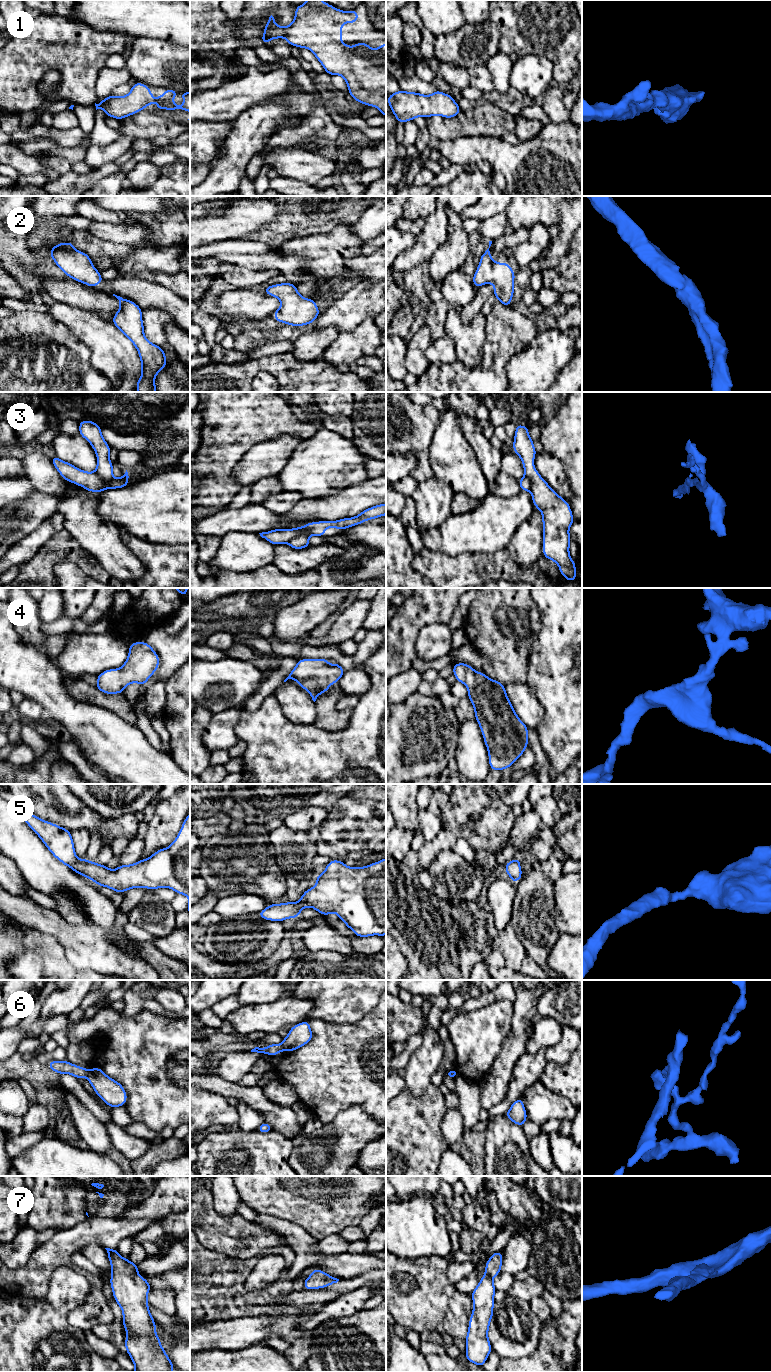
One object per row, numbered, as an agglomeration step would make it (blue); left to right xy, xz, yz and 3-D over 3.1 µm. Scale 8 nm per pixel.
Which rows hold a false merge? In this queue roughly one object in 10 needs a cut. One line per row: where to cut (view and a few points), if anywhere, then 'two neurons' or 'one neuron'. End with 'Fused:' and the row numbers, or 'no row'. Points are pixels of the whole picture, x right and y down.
1: cut none; one neuron
2: cut none; one neuron
3: cut xz (309, 535), (299, 533), (288, 543); two neurons
4: cut none; one neuron
5: cut none; one neuron
6: cut xy (89, 1070), (85, 1076); two neurons
7: cut none; one neuron
Fused: 3, 6

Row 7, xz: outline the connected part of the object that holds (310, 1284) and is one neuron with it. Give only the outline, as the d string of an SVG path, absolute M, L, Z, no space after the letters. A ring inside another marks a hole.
M313 1268L311 1275L304 1280L304 1289L313 1290L335 1284L339 1279L328 1275L323 1270Z

